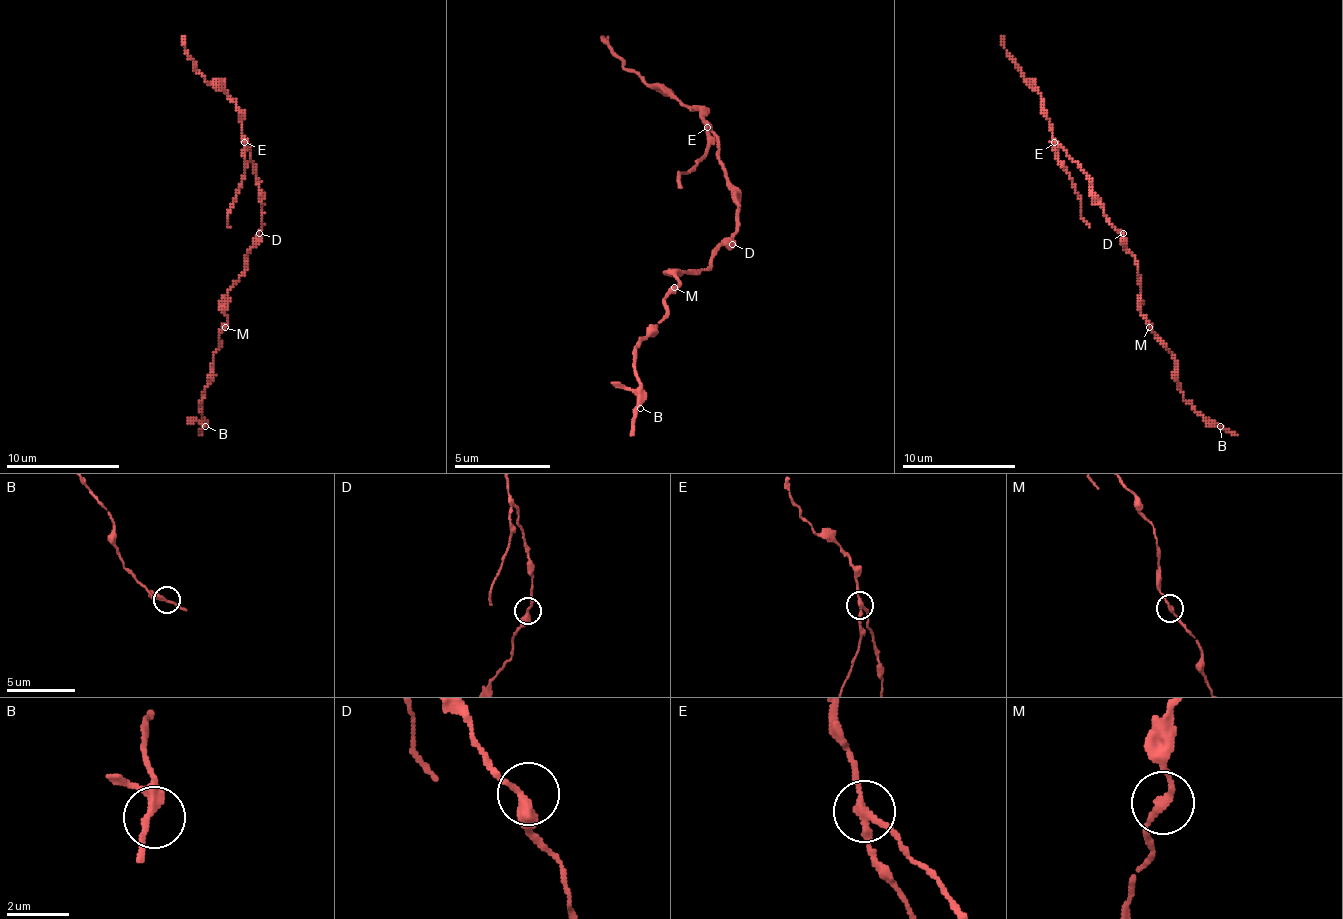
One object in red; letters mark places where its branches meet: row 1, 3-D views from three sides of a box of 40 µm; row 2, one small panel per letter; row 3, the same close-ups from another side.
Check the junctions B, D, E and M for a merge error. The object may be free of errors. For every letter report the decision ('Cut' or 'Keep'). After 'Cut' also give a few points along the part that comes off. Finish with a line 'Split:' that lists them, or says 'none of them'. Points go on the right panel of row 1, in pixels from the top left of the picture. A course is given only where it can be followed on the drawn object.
B: Keep
D: Keep
E: Cut. Course of the part to remove: (1055, 142), (1047, 110), (1024, 79), (1001, 36)
M: Keep
Split: E

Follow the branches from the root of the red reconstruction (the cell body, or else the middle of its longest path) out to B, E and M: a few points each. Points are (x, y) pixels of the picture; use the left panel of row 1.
B: (256, 236), (245, 273), (227, 292), (227, 324), (219, 335), (210, 384), (202, 401), (205, 426)
E: (256, 236), (262, 227), (262, 193), (256, 164), (250, 159), (250, 147), (245, 142)
M: (256, 236), (256, 244), (247, 255), (245, 273), (227, 292), (225, 312), (227, 324), (225, 327)

